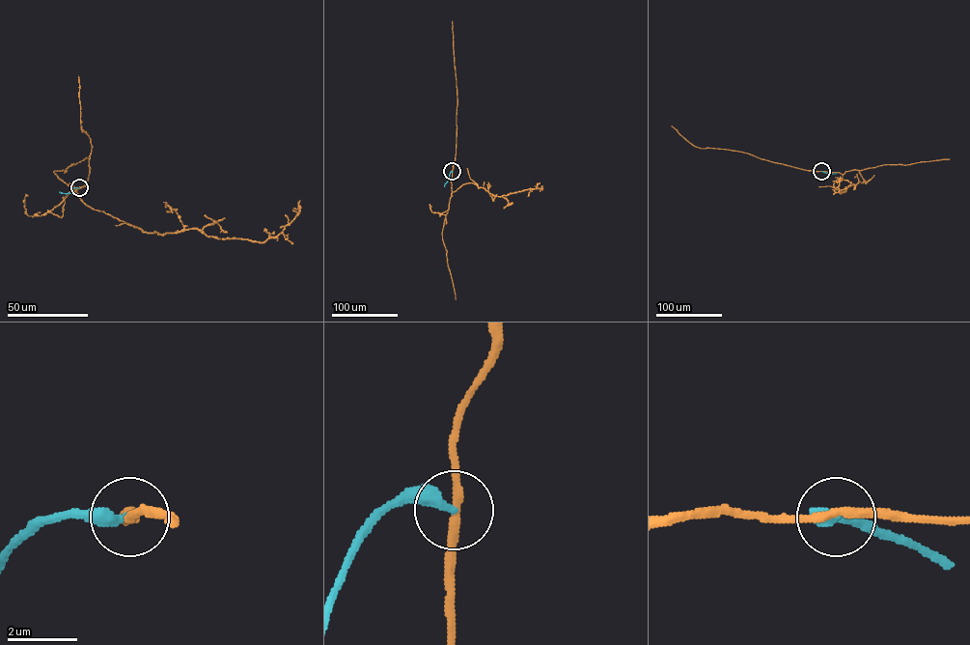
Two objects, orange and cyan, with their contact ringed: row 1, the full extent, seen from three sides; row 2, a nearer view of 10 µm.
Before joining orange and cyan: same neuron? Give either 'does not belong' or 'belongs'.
does not belong

